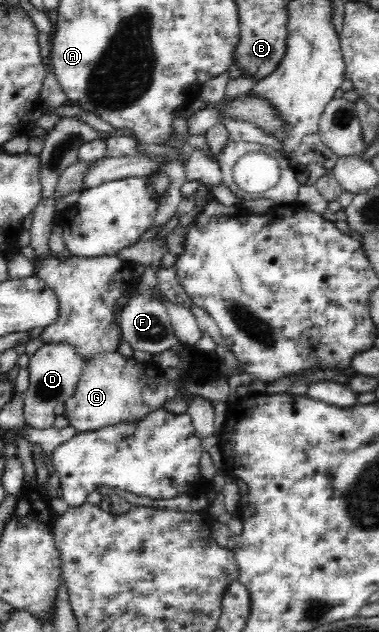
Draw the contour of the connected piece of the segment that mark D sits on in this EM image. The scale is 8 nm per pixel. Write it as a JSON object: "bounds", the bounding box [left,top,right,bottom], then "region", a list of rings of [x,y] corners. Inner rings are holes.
{"bounds":[23,343,83,430],"region":[[[67,343],[44,344],[35,354],[30,356],[28,365],[30,385],[23,394],[24,420],[27,425],[37,430],[53,427],[56,416],[53,408],[59,402],[65,402],[75,392],[83,365],[83,357]]]}

